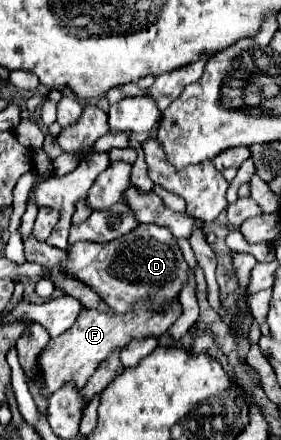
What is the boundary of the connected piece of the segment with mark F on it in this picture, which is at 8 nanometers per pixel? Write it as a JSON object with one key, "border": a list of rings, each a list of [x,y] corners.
{"border":[[[140,301],[134,305],[134,313],[128,315],[110,315],[110,313],[100,313],[100,311],[88,311],[84,309],[80,317],[74,321],[74,325],[62,333],[56,339],[50,339],[48,347],[40,353],[38,367],[40,367],[40,377],[44,381],[42,393],[48,397],[64,383],[74,383],[74,387],[82,389],[86,381],[94,375],[96,367],[108,359],[112,351],[122,351],[132,339],[144,339],[144,337],[160,337],[166,333],[166,329],[180,317],[182,307],[180,303],[172,303],[164,313],[154,313],[150,311],[146,301]]]}

